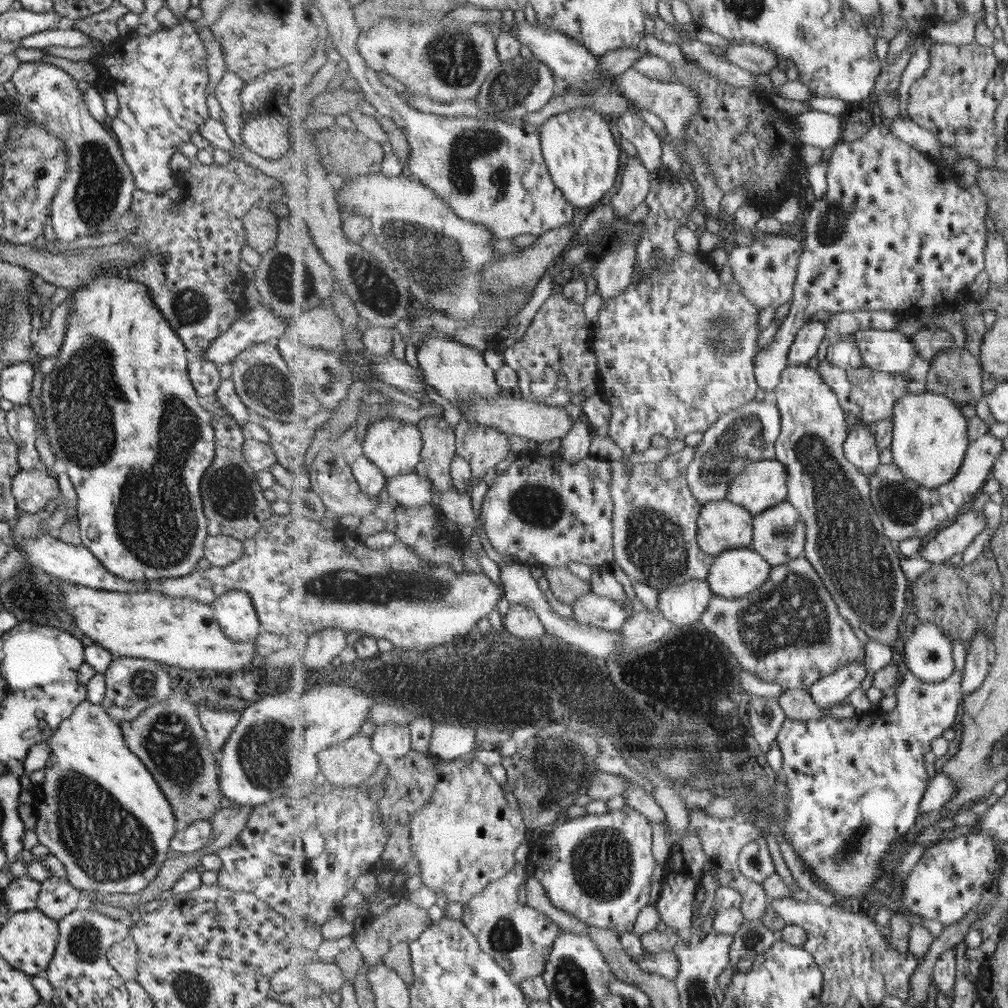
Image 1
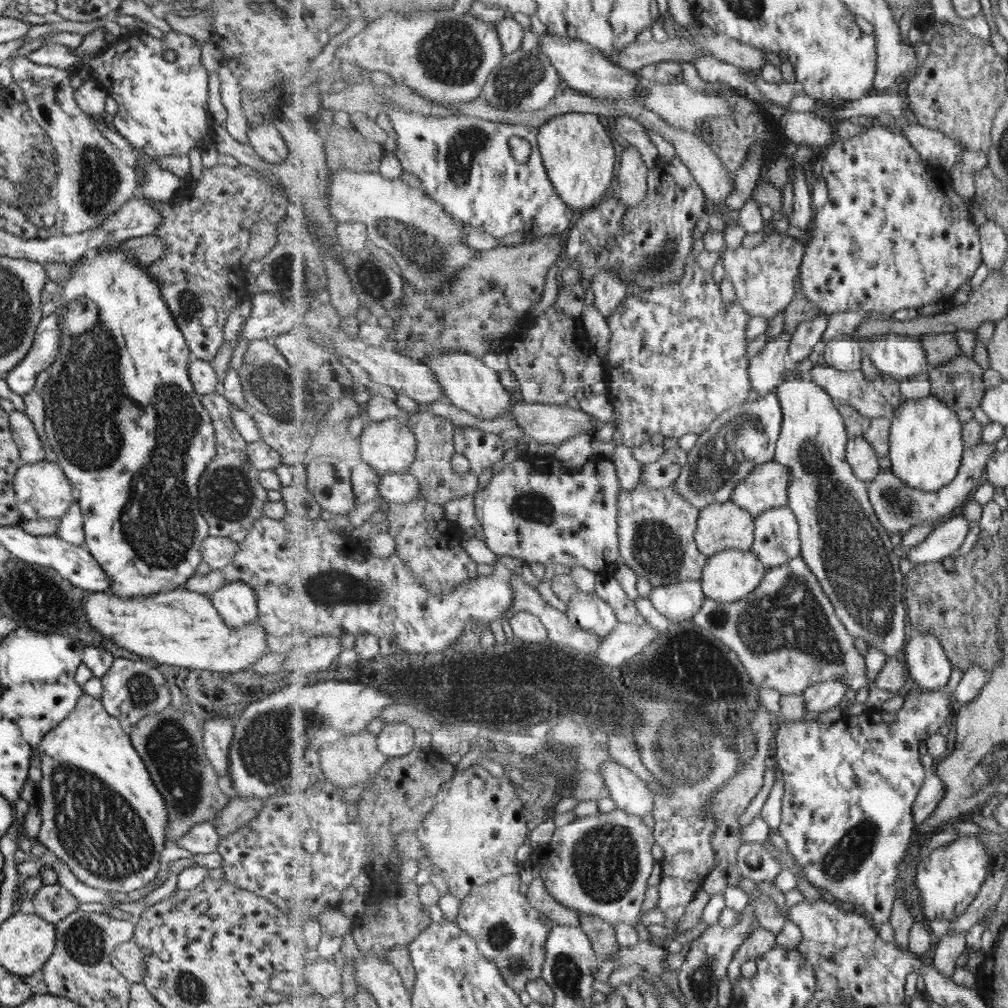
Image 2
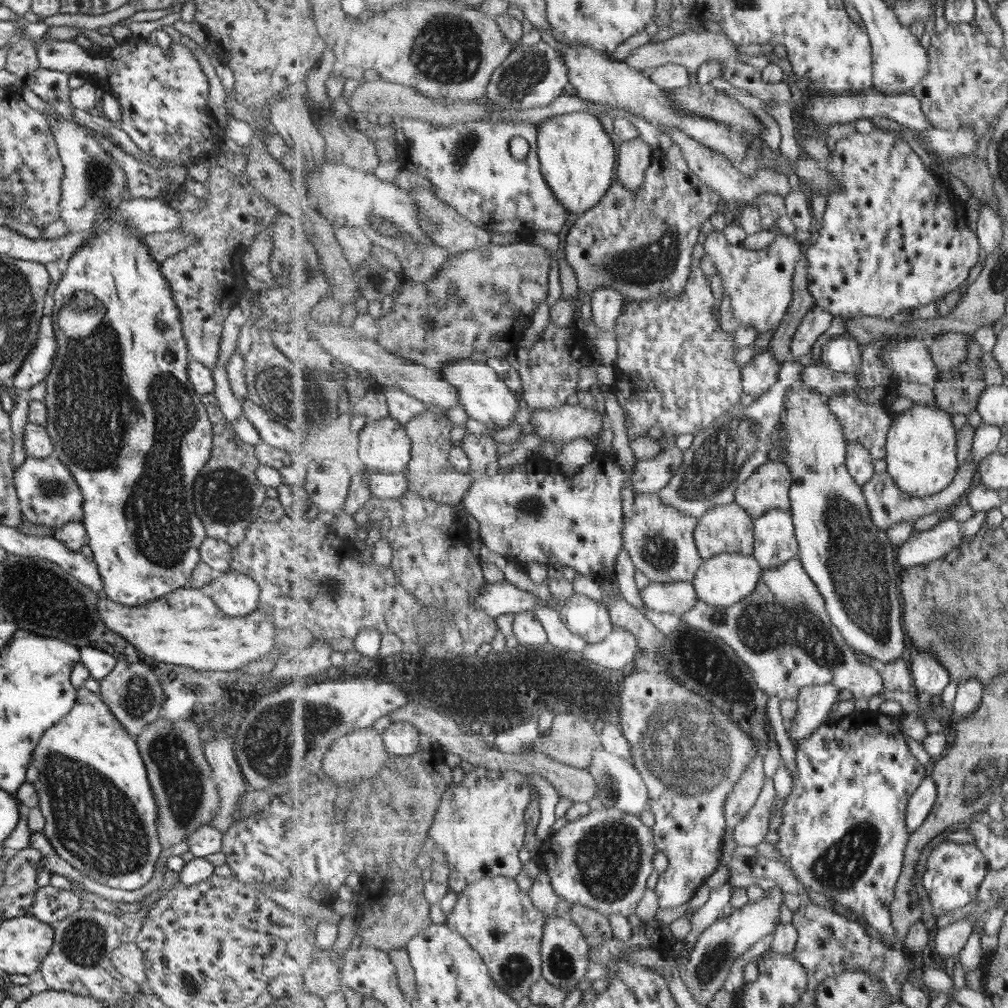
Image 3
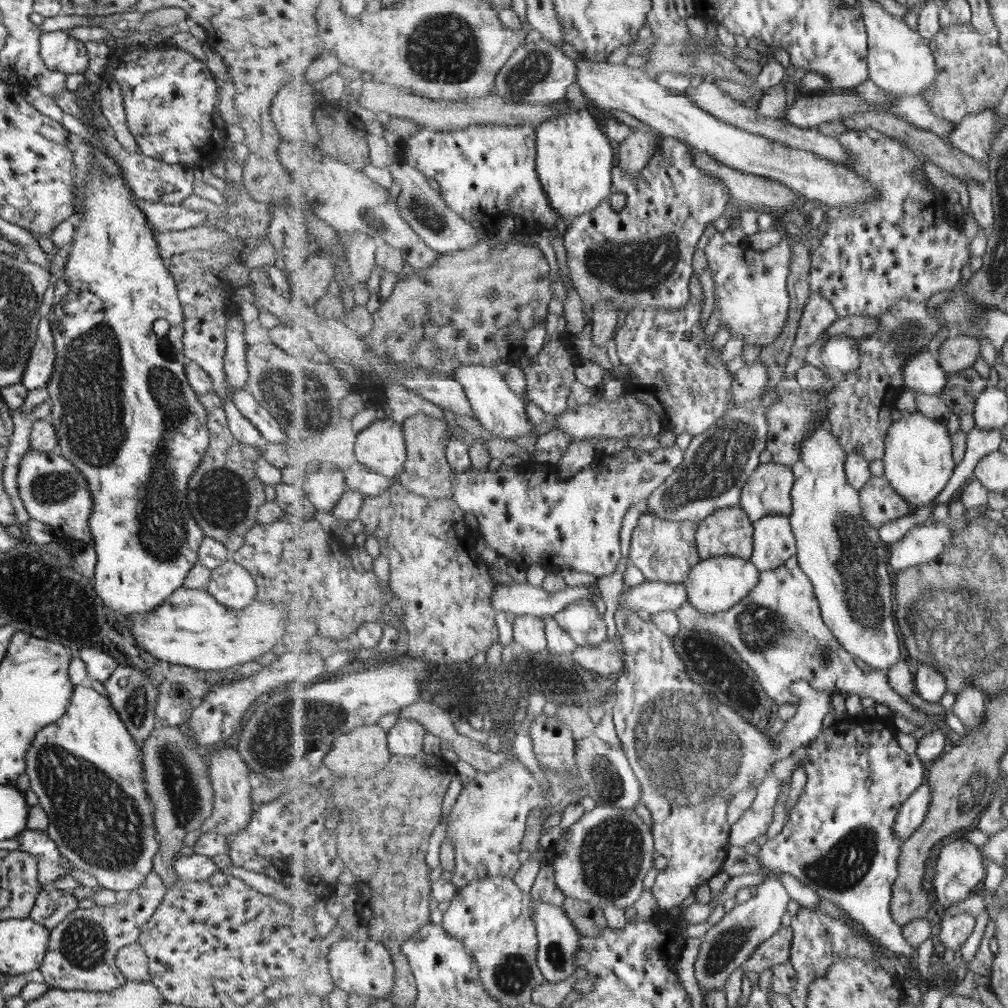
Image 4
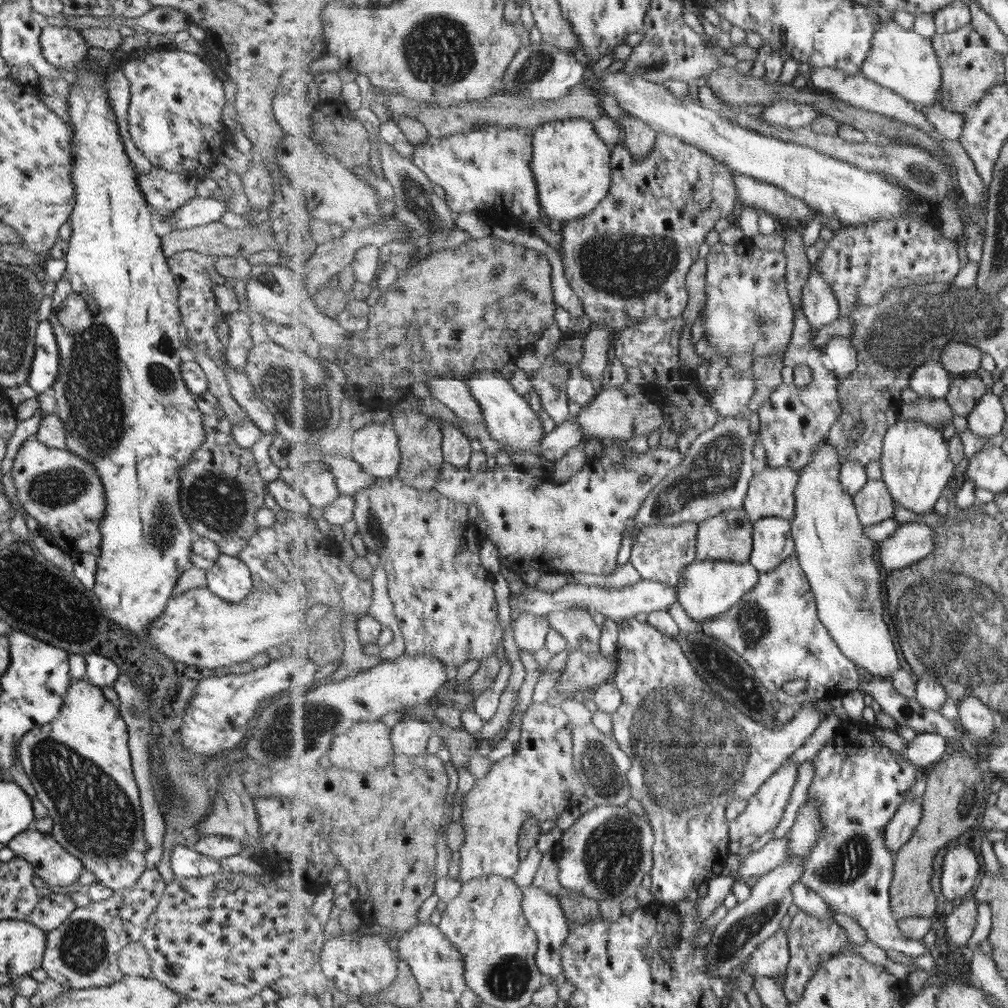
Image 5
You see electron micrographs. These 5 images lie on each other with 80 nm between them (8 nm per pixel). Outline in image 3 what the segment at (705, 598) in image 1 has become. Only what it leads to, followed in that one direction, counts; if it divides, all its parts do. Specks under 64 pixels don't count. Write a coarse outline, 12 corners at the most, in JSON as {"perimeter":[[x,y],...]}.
{"perimeter":[[693,581],[639,591],[647,608],[683,616],[697,604]]}

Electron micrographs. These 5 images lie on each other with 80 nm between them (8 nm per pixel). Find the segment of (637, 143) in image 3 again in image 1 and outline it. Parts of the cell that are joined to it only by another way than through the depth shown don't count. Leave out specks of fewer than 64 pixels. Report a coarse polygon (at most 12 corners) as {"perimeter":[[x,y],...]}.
{"perimeter":[[628,157],[620,189],[610,200],[628,215],[646,202],[651,171]]}

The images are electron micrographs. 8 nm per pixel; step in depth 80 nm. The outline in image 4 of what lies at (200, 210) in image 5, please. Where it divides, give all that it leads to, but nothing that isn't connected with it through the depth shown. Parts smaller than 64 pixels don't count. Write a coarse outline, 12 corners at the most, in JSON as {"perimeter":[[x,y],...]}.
{"perimeter":[[137,200],[153,232],[201,225],[208,214],[181,205]]}

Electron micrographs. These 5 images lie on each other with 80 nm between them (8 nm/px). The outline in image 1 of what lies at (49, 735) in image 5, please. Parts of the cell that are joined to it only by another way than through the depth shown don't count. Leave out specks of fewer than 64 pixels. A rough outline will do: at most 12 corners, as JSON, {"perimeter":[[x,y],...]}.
{"perimeter":[[83,700],[47,740],[38,844],[68,883],[132,895],[175,818]]}

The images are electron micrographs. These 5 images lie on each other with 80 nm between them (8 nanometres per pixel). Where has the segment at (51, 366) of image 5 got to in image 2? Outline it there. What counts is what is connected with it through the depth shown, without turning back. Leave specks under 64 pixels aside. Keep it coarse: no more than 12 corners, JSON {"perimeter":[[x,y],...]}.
{"perimeter":[[53,314],[40,318],[31,348],[4,377],[21,397],[54,362],[60,344]]}

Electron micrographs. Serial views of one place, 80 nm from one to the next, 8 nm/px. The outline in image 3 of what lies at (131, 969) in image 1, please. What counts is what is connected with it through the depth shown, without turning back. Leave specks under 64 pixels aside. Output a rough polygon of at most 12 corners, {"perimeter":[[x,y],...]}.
{"perimeter":[[136,944],[110,952],[113,968],[136,986],[145,983],[143,955]]}

